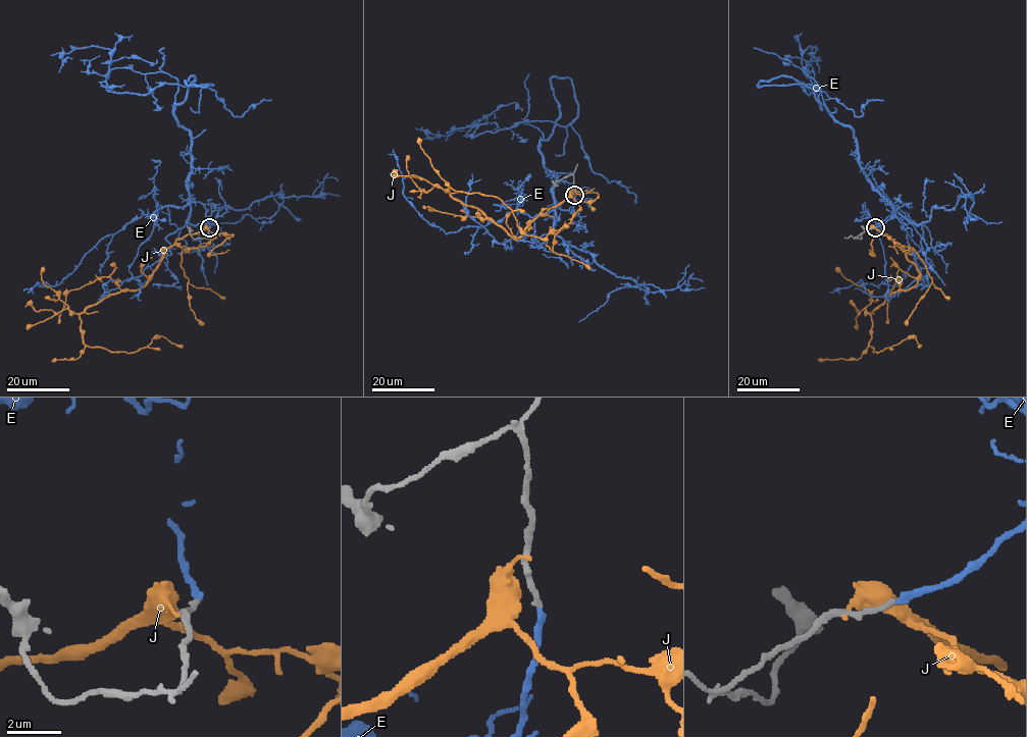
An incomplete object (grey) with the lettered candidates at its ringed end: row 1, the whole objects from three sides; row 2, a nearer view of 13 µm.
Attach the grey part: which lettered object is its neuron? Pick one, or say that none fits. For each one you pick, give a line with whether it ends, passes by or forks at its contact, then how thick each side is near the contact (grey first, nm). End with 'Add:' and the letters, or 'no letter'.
E: it ends there; 220 nm thick on the grey side, 220 nm on the other
Add: E

